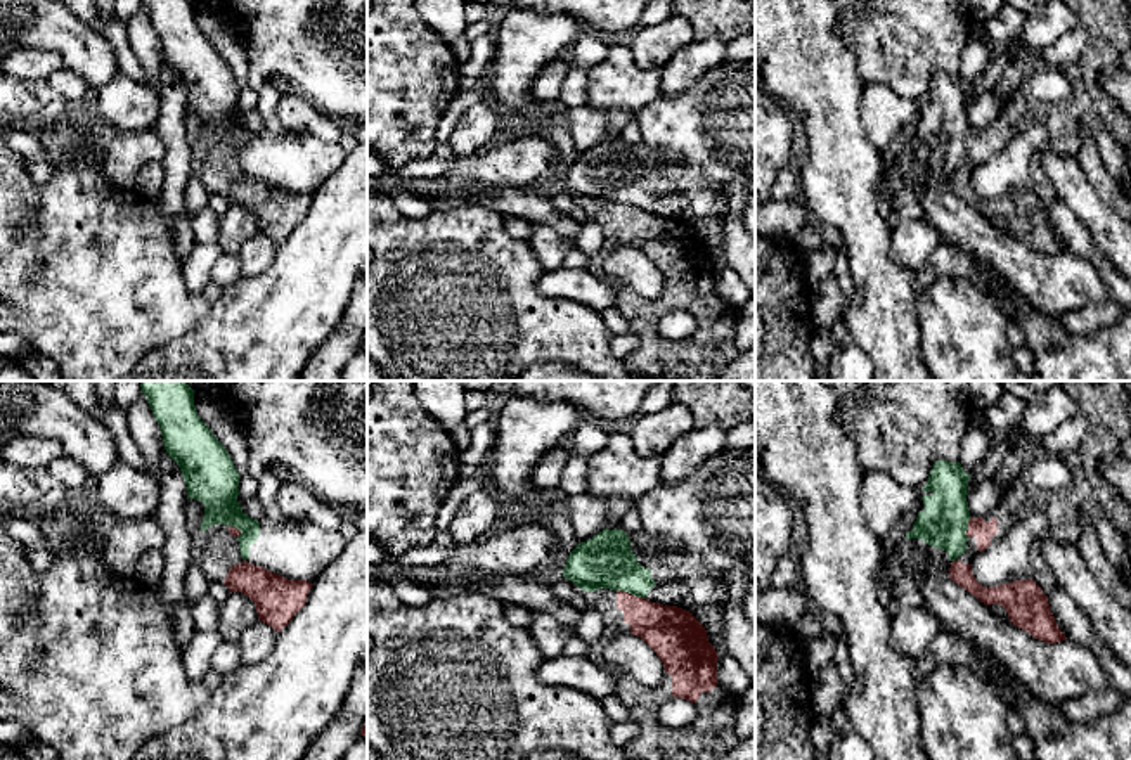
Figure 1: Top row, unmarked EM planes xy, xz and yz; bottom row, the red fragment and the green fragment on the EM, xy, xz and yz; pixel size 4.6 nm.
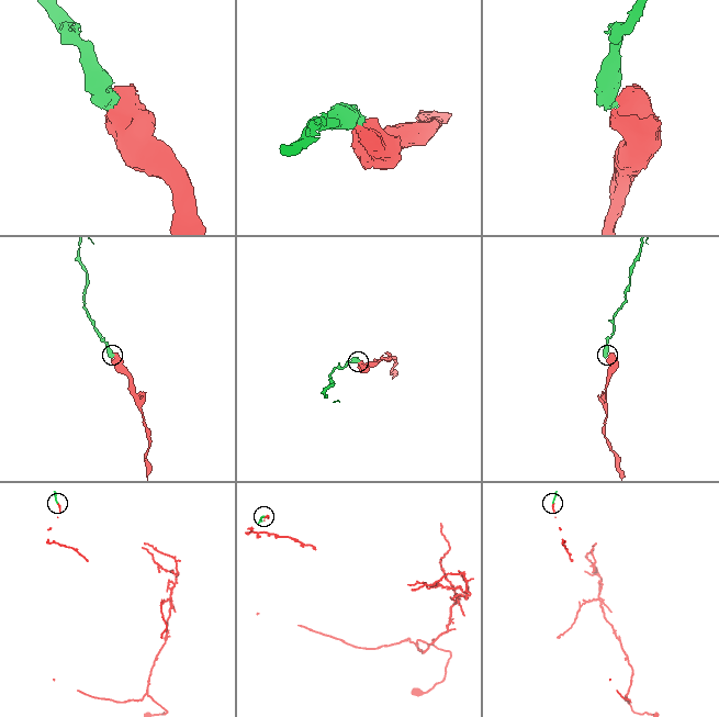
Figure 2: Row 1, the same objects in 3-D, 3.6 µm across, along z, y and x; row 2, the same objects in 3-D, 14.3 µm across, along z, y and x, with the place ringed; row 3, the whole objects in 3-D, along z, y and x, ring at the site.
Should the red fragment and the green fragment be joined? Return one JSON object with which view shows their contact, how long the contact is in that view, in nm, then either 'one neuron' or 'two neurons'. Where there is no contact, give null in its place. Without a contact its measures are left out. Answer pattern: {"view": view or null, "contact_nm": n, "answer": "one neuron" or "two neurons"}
{"view": "xz", "contact_nm": 140, "answer": "two neurons"}

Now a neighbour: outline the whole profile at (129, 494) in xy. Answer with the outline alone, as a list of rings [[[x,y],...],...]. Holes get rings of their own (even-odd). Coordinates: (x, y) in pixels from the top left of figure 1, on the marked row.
[[[121,461],[100,474],[94,486],[94,502],[107,509],[116,519],[142,521],[154,518],[158,499],[158,478]]]

